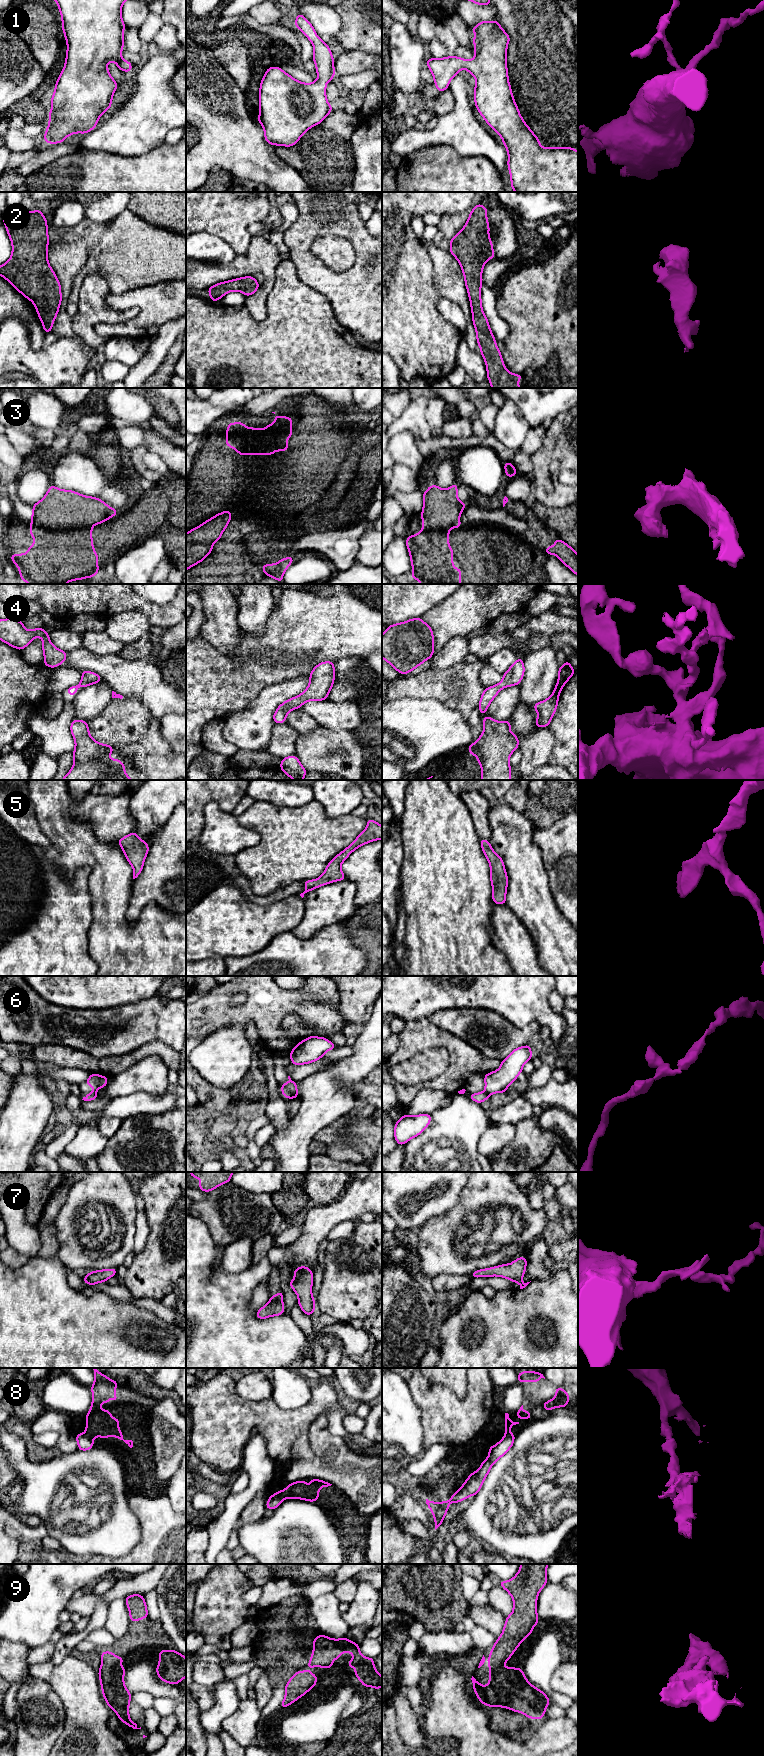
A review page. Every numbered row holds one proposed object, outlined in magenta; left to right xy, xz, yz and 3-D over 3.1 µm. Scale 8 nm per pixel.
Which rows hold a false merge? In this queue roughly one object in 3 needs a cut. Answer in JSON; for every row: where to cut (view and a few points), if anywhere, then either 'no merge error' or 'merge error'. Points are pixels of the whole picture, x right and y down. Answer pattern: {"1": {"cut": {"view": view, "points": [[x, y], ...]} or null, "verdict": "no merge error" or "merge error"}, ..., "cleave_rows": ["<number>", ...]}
{"1": {"cut": null, "verdict": "no merge error"}, "2": {"cut": null, "verdict": "no merge error"}, "3": {"cut": {"view": "xy", "points": [[32, 522], [48, 529], [91, 527]]}, "verdict": "merge error"}, "4": {"cut": null, "verdict": "no merge error"}, "5": {"cut": null, "verdict": "no merge error"}, "6": {"cut": {"view": "yz", "points": [[485, 1090], [490, 1093]]}, "verdict": "merge error"}, "7": {"cut": null, "verdict": "no merge error"}, "8": {"cut": {"view": "xy", "points": [[84, 1433], [92, 1439]]}, "verdict": "merge error"}, "9": {"cut": null, "verdict": "no merge error"}, "cleave_rows": ["3", "6", "8"]}

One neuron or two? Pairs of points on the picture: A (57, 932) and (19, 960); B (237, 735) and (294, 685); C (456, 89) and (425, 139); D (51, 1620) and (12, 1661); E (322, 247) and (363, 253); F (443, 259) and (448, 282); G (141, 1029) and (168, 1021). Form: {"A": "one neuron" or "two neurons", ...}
{"A": "one neuron", "B": "one neuron", "C": "one neuron", "D": "two neurons", "E": "two neurons", "F": "one neuron", "G": "one neuron"}

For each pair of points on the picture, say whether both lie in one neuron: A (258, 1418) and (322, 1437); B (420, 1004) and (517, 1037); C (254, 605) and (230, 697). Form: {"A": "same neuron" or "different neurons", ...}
{"A": "different neurons", "B": "different neurons", "C": "different neurons"}

